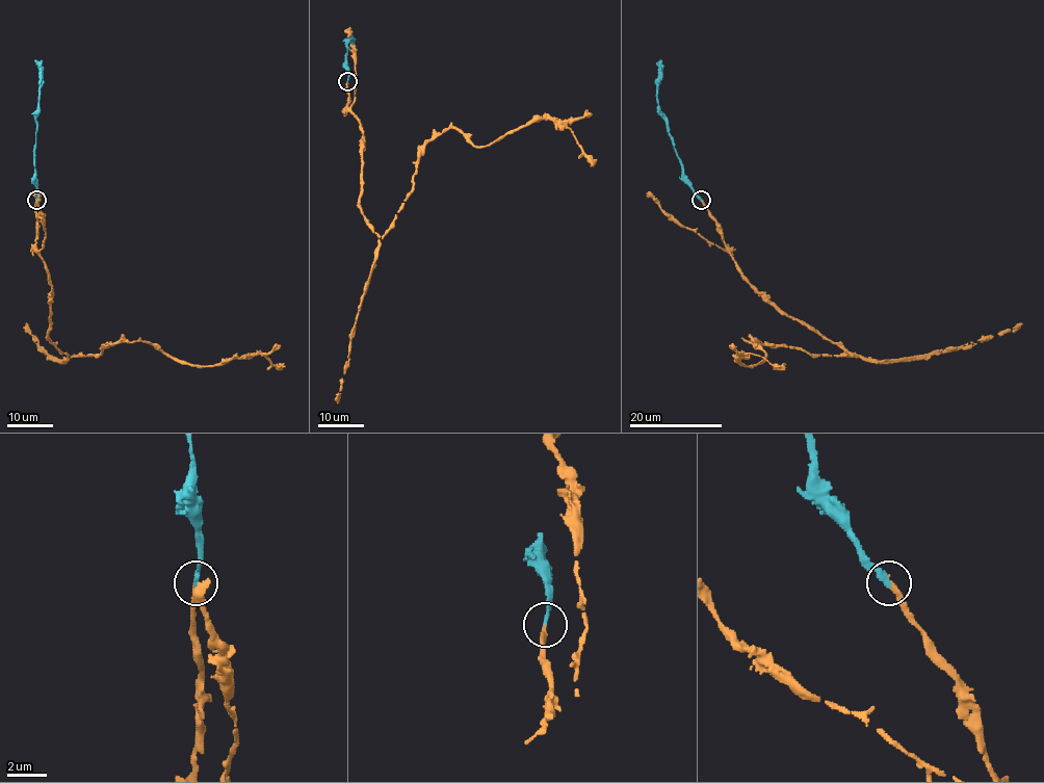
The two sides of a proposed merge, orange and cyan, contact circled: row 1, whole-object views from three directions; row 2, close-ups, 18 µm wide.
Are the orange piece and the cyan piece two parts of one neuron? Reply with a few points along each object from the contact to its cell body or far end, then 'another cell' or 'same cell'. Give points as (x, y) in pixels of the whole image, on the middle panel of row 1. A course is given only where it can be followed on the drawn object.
orange via (347, 81), (363, 133), (358, 205), (380, 236), (418, 152), (450, 128), (485, 146), (556, 119), (594, 165) | cyan via (347, 81), (346, 44), (351, 37), (346, 41) | same cell

